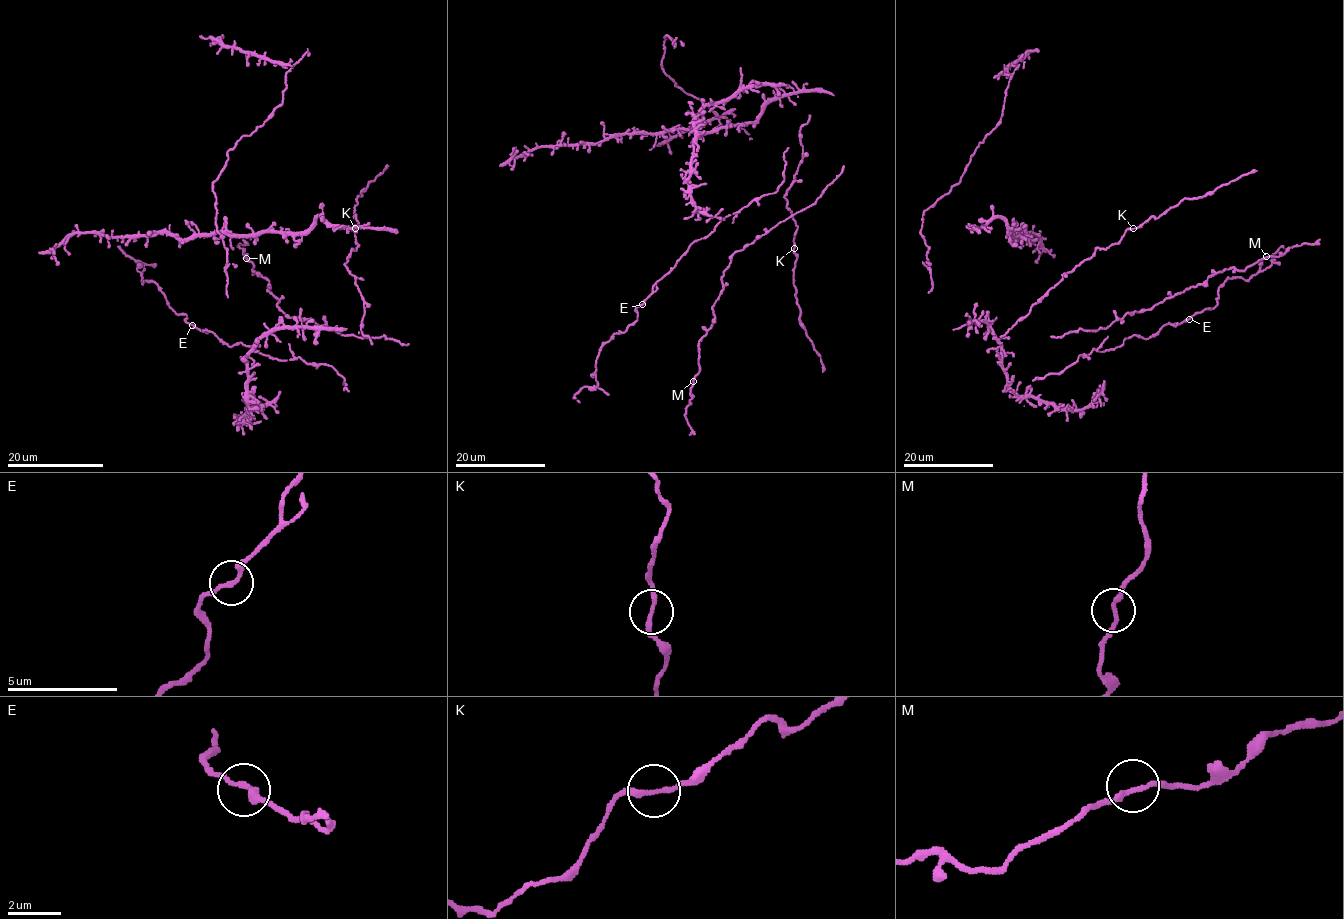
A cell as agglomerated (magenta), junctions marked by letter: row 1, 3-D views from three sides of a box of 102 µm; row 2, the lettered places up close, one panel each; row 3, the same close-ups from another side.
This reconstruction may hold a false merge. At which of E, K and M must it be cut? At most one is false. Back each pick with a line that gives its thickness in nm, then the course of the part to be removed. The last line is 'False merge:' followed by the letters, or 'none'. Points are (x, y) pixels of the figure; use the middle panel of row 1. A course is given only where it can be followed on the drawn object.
False merge: none

